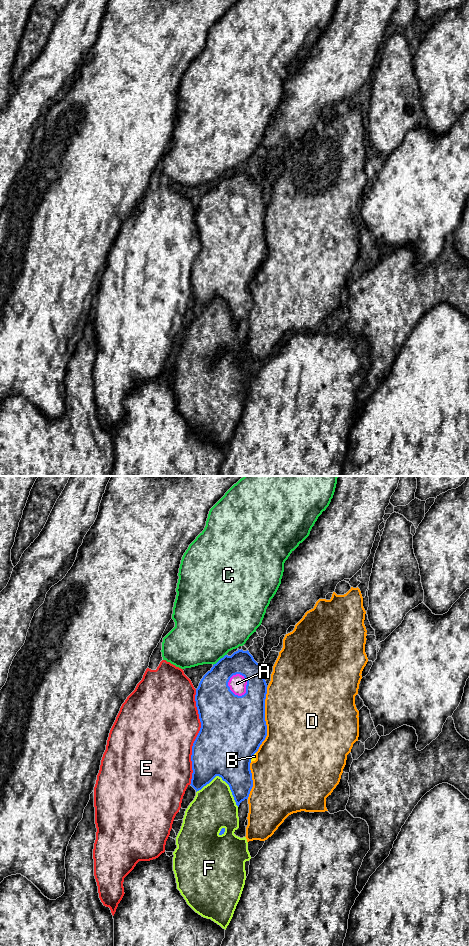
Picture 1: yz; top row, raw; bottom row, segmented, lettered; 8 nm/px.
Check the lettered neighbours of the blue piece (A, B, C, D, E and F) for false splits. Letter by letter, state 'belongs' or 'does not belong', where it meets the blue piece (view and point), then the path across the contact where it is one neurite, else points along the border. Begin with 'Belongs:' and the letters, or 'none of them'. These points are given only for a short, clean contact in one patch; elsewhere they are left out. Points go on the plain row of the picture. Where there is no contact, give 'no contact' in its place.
Belongs: A
A: belongs | yz (247, 203)
B: does not belong | yz (252, 276)
C: does not belong | yz (220, 179)
D: does not belong | yz (264, 240)
E: does not belong | yz (196, 257)
F: does not belong | yz (223, 300)

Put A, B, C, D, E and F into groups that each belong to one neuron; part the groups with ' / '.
A / B D / C / E / F

